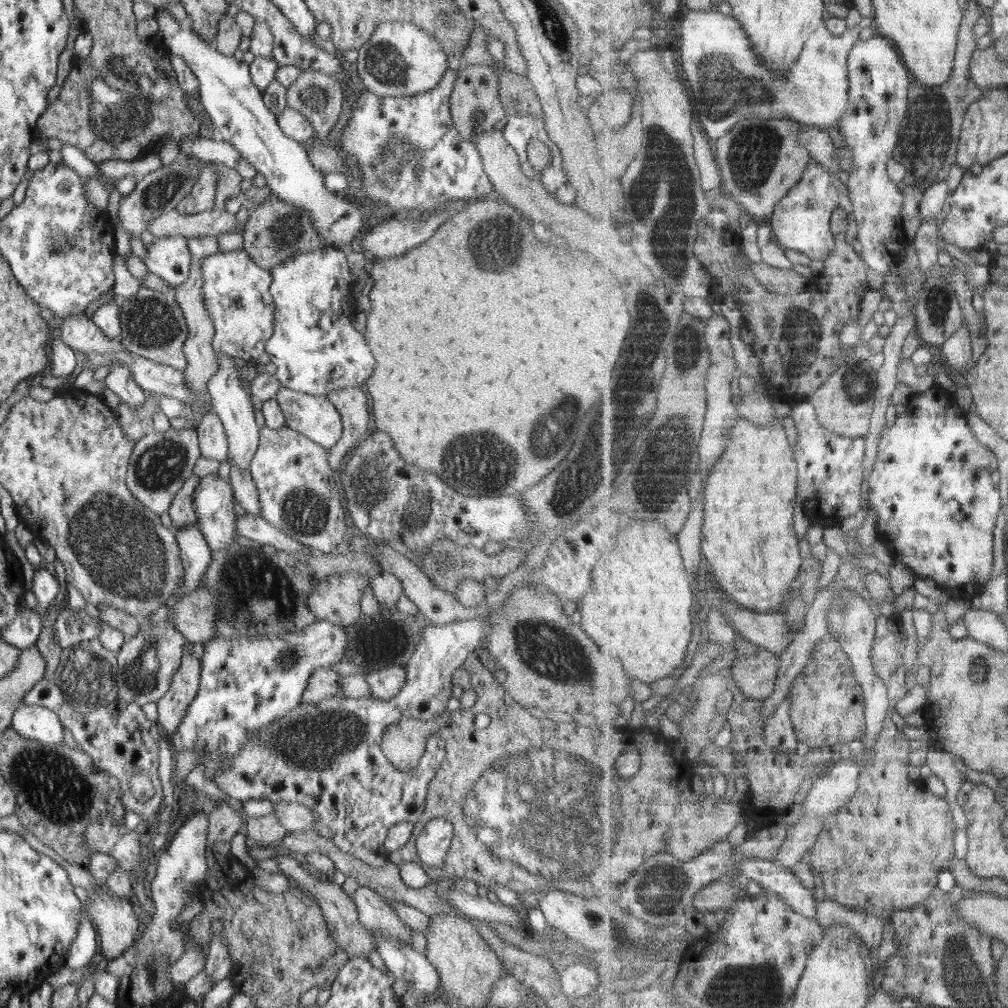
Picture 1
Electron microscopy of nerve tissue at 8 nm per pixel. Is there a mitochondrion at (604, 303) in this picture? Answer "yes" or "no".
no

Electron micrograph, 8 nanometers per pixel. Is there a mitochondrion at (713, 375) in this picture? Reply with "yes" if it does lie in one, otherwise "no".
no

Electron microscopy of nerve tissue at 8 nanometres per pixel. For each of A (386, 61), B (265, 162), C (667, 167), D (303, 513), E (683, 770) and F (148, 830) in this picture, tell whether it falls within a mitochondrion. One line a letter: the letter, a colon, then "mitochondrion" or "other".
A: mitochondrion
B: other
C: mitochondrion
D: mitochondrion
E: other
F: other

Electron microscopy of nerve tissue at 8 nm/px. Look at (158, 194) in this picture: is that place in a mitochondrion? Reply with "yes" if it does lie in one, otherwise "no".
yes

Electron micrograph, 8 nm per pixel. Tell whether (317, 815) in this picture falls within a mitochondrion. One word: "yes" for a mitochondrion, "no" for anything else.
no

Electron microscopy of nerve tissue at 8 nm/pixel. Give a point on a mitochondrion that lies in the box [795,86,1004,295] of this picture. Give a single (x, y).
(928, 145)

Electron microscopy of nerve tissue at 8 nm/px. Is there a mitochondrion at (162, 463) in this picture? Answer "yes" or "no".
yes

